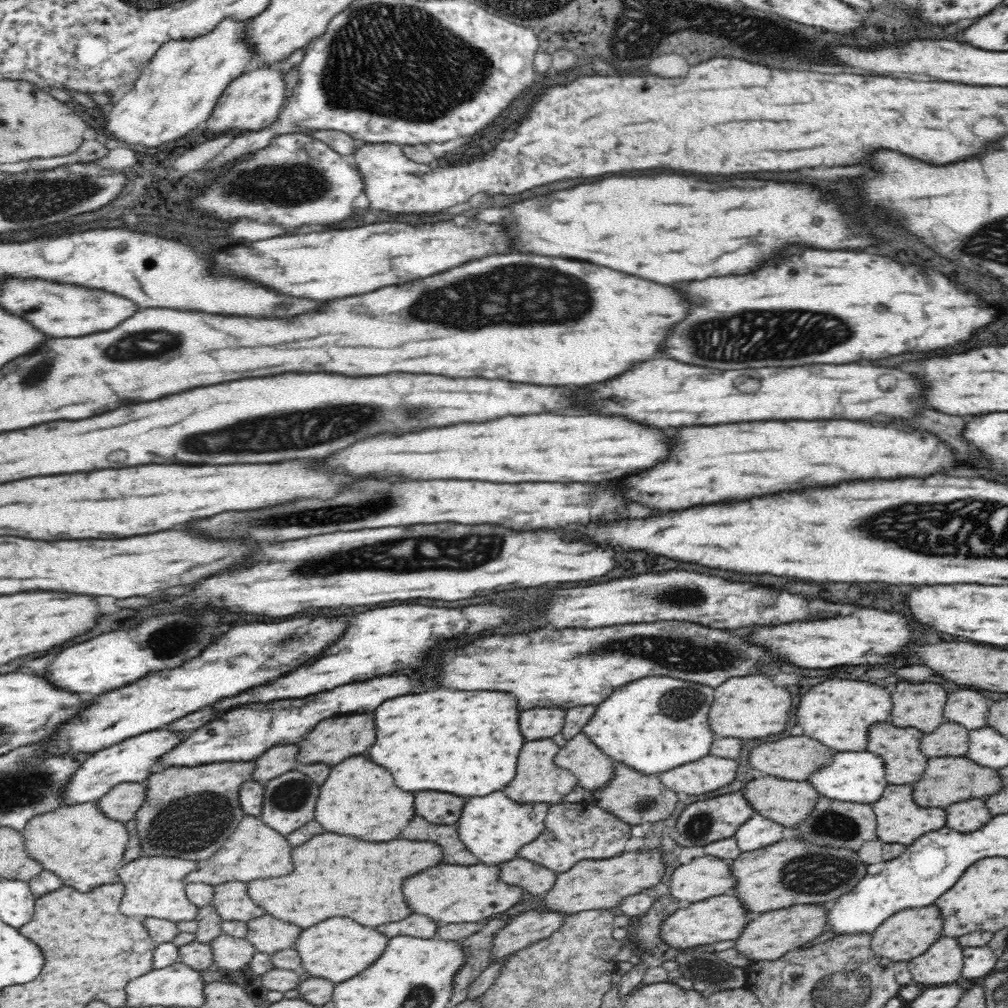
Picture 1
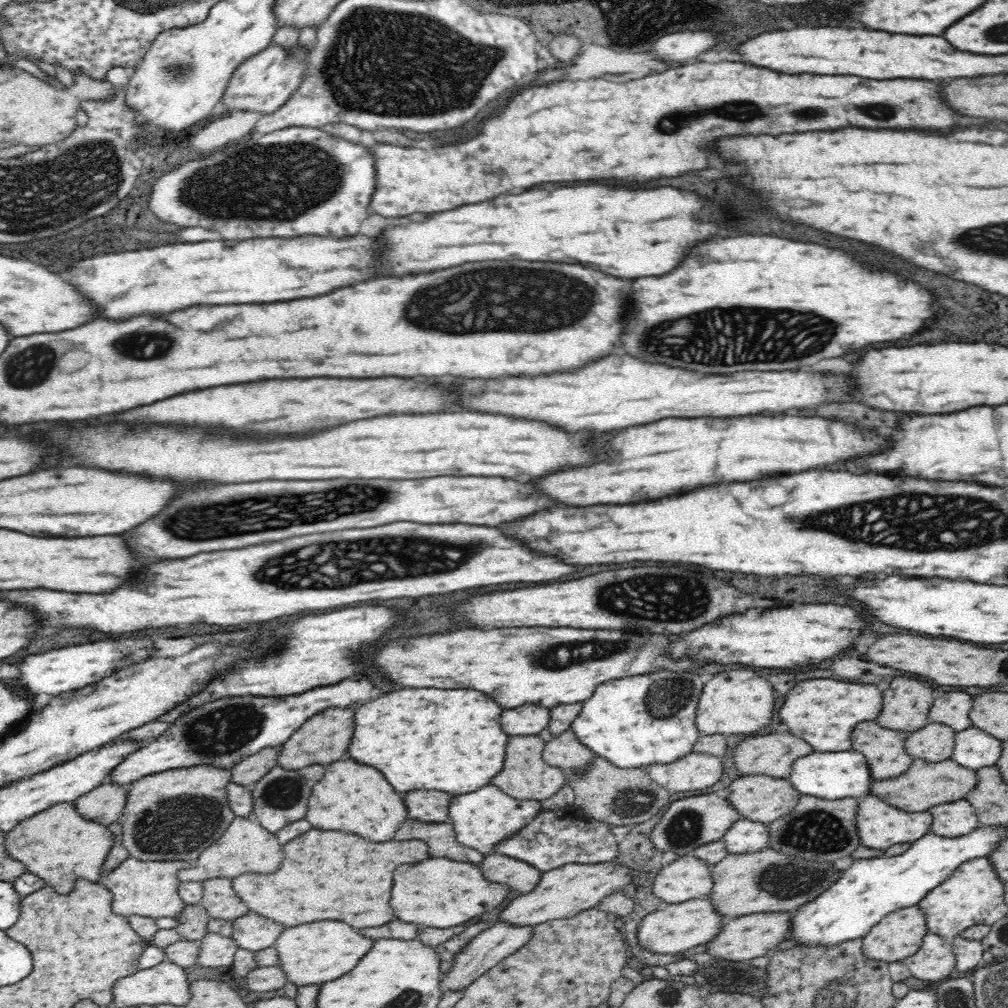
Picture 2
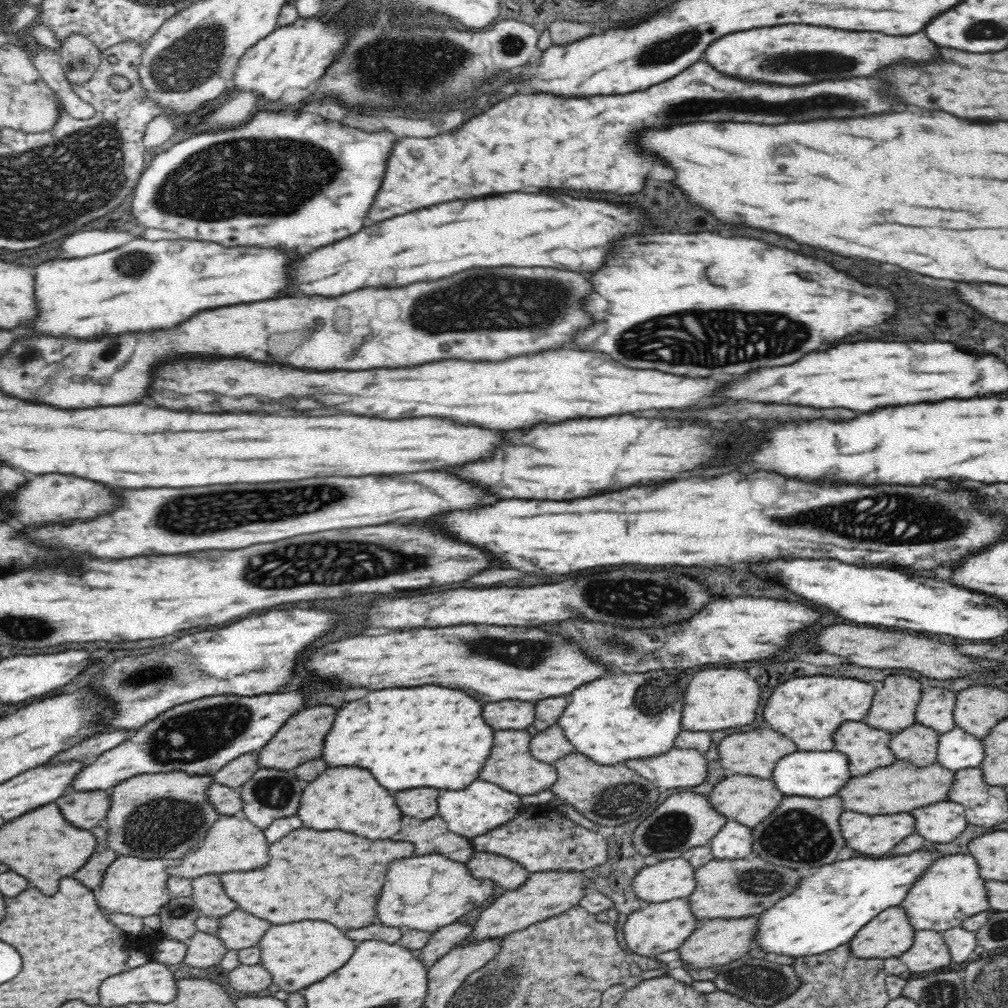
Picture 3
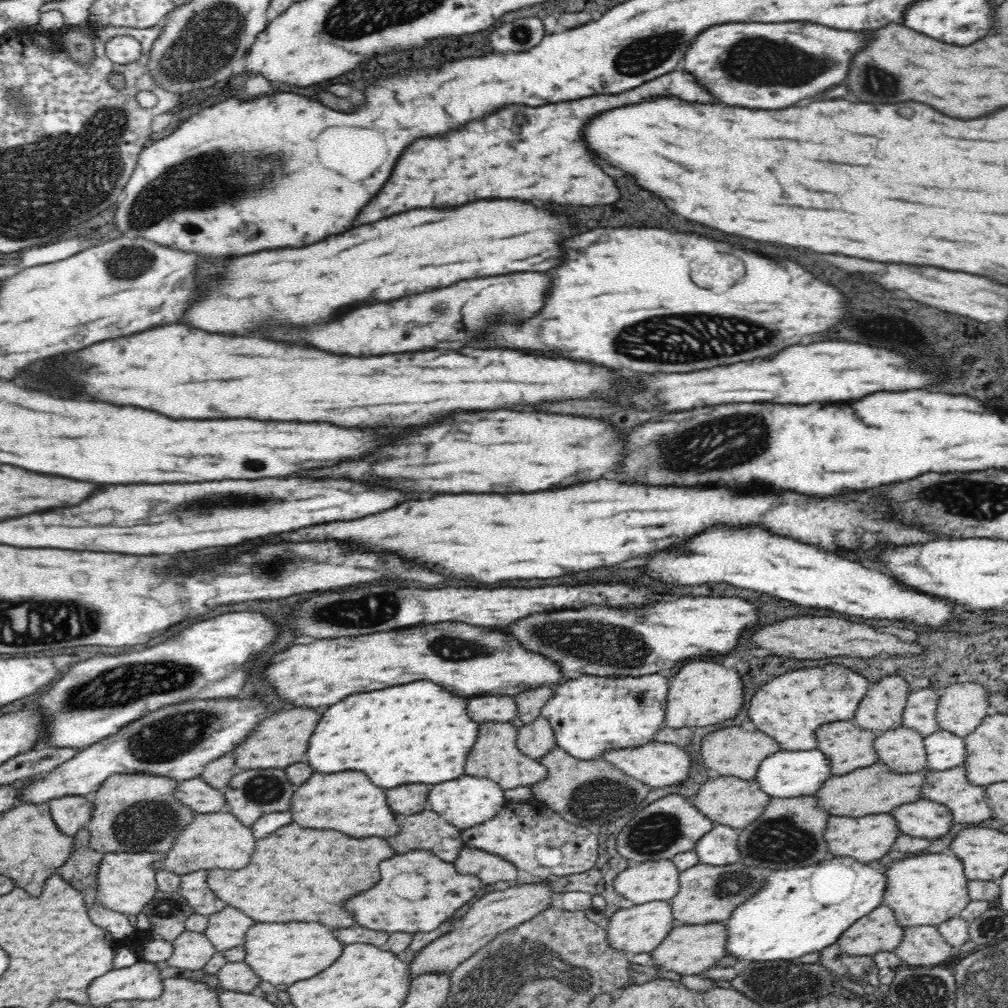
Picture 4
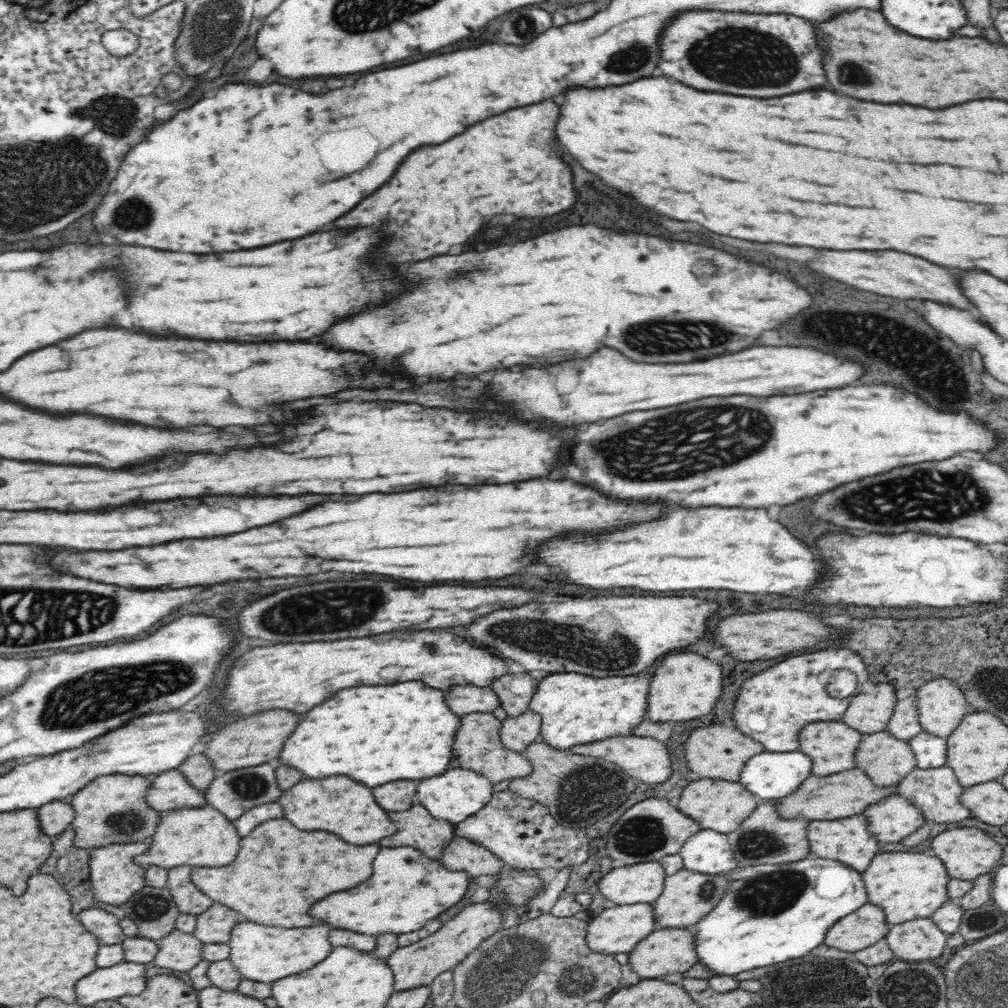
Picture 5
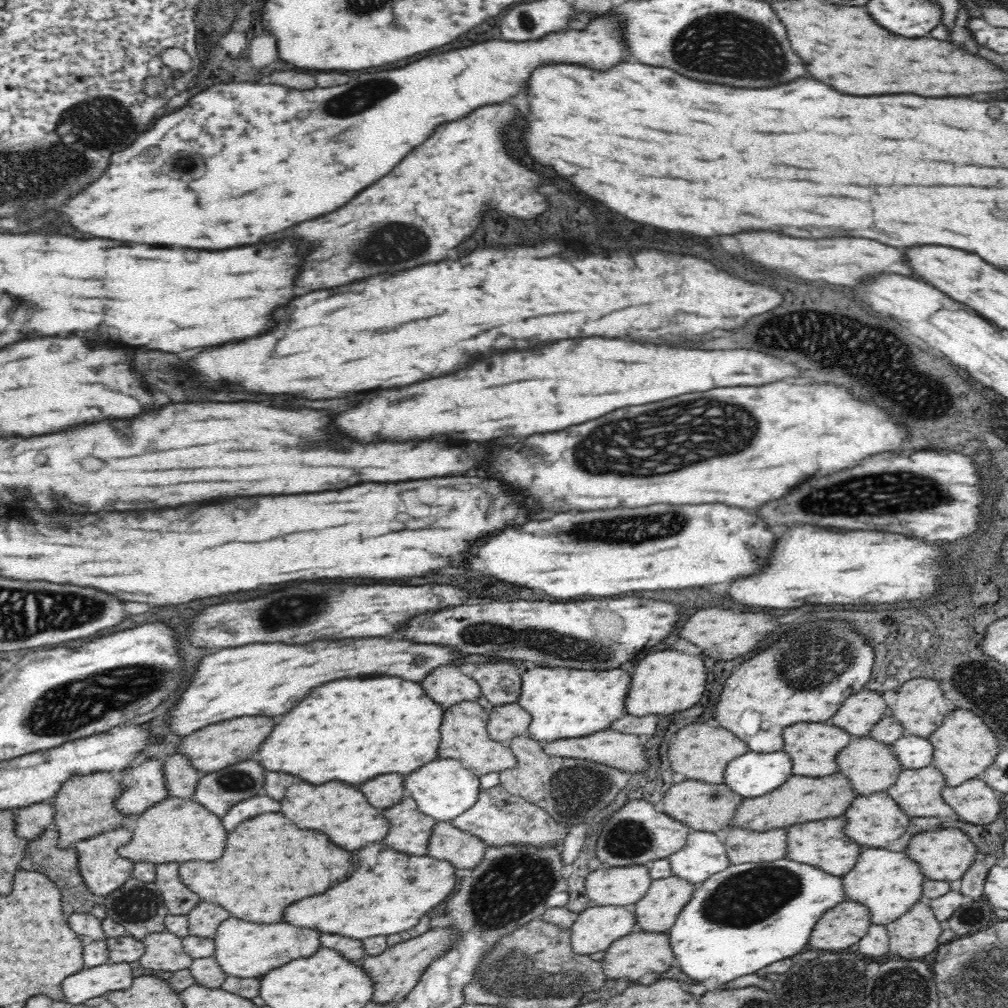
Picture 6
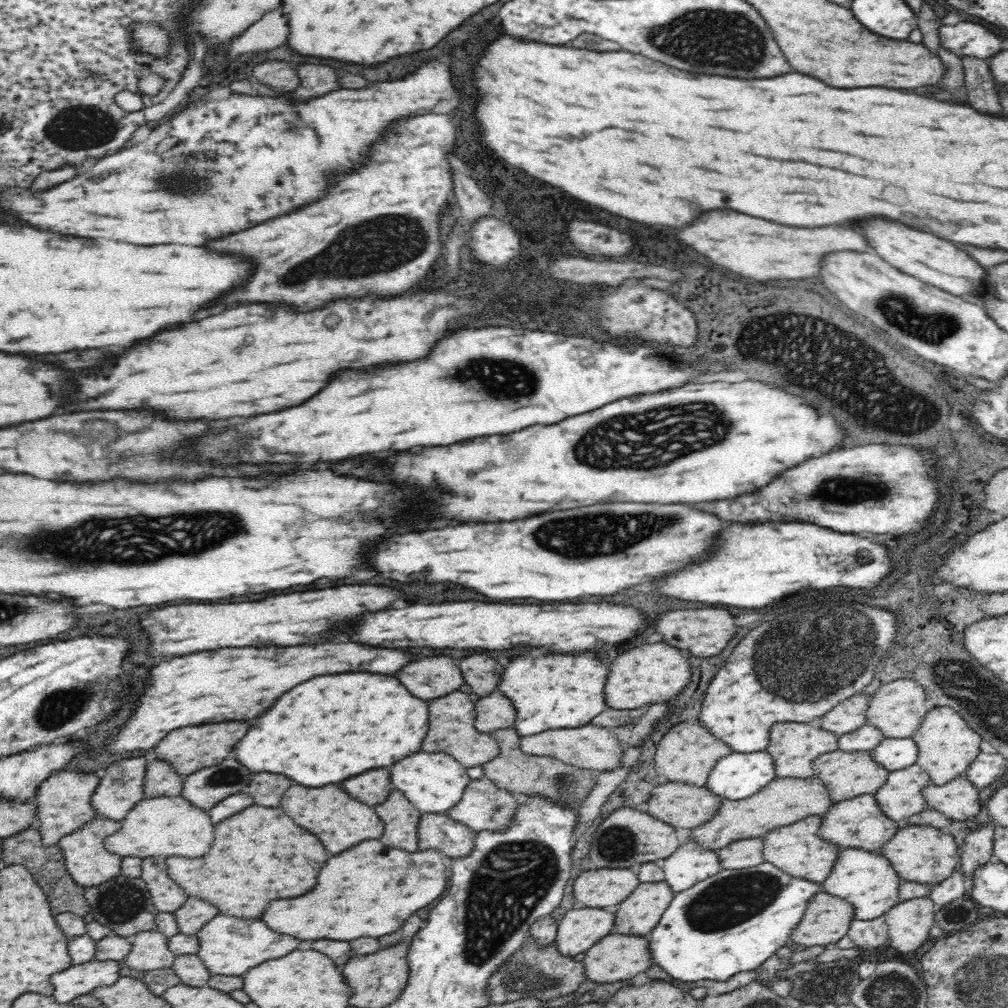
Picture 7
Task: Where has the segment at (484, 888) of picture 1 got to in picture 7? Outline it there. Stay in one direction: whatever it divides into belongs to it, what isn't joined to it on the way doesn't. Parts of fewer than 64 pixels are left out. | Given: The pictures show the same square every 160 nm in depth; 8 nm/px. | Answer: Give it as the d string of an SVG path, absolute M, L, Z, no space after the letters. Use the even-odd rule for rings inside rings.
M381 839L360 842L326 862L312 892L294 900L272 902L264 914L264 922L276 932L292 934L300 940L354 940L392 934L408 916L444 894L448 880L446 859L444 853L434 849L409 853L386 846Z

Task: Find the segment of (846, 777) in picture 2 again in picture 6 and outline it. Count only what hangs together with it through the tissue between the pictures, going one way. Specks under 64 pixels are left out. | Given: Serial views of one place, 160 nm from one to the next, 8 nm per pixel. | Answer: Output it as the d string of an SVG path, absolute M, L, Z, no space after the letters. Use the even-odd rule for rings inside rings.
M748 751L725 768L724 783L744 799L753 799L784 786L793 772L792 757L787 752Z

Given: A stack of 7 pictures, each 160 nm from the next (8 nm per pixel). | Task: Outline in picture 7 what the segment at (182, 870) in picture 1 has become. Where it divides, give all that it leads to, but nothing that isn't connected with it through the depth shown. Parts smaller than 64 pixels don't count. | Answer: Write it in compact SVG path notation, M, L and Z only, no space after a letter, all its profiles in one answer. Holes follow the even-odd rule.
M99 815L93 821L85 824L75 833L69 834L59 842L58 845L63 850L69 875L80 886L85 888L100 886L120 876L123 857L106 850L105 842L108 837L111 837L121 828L121 821L115 821Z

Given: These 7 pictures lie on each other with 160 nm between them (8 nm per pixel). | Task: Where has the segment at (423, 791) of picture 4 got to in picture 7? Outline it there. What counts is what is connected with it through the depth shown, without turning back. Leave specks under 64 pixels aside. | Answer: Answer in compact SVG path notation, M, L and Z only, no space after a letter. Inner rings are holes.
M368 770L356 778L344 780L342 786L352 794L352 798L358 798L368 806L382 804L392 791L397 790L392 786L388 770Z

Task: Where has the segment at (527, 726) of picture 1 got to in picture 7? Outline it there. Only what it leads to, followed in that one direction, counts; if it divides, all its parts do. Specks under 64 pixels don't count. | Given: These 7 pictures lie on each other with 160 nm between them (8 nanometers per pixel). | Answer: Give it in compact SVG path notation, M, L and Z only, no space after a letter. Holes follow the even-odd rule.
M441 655L408 664L398 674L398 680L412 690L412 694L428 701L459 691L466 683L458 660Z

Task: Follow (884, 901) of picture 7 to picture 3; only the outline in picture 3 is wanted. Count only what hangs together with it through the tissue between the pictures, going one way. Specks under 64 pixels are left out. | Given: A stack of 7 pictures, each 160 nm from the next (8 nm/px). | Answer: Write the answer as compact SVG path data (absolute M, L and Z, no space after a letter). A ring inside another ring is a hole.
M972 854L944 855L912 885L901 906L916 931L932 930L943 933L961 927L964 920L980 913L991 913L985 878L980 876L978 860Z

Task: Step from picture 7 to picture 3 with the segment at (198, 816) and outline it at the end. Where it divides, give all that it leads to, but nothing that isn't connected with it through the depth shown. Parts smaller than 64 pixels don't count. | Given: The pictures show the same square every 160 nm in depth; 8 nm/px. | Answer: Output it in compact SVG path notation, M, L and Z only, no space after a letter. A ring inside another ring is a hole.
M221 815L194 850L178 863L171 863L167 873L170 877L184 877L192 880L205 874L244 873L266 866L268 862L270 862L268 840L264 831L254 826L254 823L246 816Z

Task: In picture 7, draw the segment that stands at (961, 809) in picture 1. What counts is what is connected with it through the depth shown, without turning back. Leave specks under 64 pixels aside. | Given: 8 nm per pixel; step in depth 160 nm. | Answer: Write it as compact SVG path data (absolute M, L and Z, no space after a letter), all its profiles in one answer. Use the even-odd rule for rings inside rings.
M863 794L834 803L824 815L819 834L822 838L842 846L844 849L864 849L878 852L899 831L898 821L888 818L873 794Z

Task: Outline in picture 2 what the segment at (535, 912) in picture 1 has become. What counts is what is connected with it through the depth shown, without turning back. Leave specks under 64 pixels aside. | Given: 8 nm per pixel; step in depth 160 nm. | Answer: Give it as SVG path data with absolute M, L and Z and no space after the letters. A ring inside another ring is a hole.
M498 922L489 926L482 933L478 933L467 947L464 947L456 956L453 967L448 974L442 974L441 986L443 991L460 990L472 984L482 974L488 972L493 966L496 966L504 958L514 954L519 948L522 948L532 938L535 926L516 926Z

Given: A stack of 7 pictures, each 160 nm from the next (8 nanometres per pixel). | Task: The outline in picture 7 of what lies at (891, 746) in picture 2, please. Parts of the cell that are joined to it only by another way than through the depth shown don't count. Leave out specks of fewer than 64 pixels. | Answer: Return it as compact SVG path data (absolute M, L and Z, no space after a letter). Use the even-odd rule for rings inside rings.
M817 723L808 724L780 724L772 726L770 744L767 751L773 756L776 765L776 776L779 778L814 778L817 776L815 760L826 753L839 749L837 734L824 730Z

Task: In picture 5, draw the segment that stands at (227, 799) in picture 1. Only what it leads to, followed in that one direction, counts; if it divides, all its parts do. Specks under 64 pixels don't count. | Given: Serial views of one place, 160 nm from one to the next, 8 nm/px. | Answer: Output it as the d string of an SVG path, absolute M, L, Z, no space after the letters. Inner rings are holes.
M107 775L72 795L75 817L70 828L76 831L75 845L95 849L111 844L137 843L152 839L164 812L154 810L147 803L152 780L139 775Z

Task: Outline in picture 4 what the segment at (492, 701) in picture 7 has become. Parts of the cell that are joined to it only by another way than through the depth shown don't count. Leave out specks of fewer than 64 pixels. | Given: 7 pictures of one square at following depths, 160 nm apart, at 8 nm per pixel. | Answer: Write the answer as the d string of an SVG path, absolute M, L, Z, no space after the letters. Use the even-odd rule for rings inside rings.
M538 717L532 724L519 728L516 744L528 757L540 760L557 746L554 729L551 722L544 717Z

